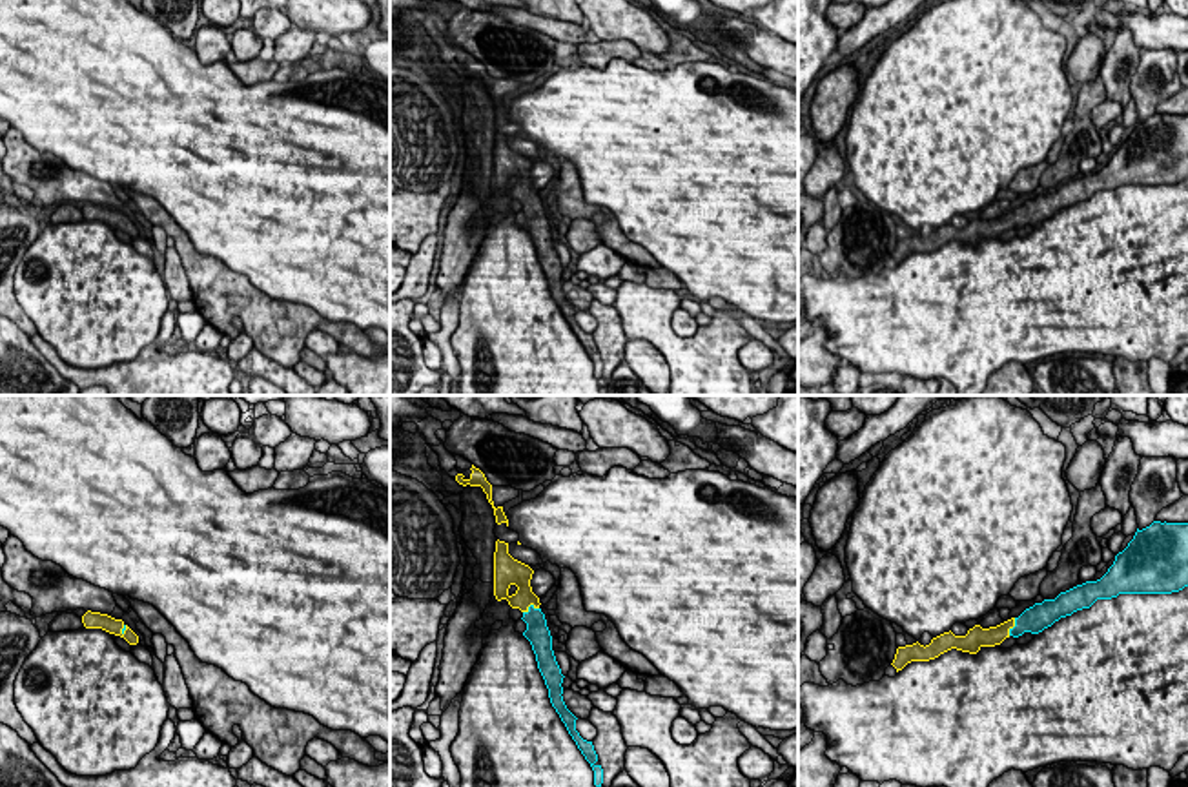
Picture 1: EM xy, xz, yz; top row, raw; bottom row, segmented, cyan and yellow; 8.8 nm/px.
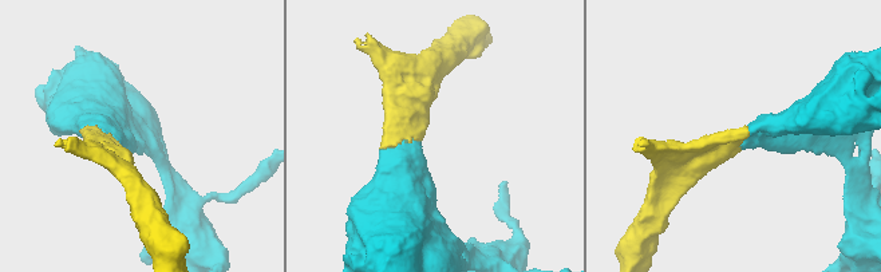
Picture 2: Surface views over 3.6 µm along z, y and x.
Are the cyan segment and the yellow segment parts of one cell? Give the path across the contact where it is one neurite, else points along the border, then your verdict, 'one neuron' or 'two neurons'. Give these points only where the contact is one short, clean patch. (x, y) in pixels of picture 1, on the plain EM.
one neuron

